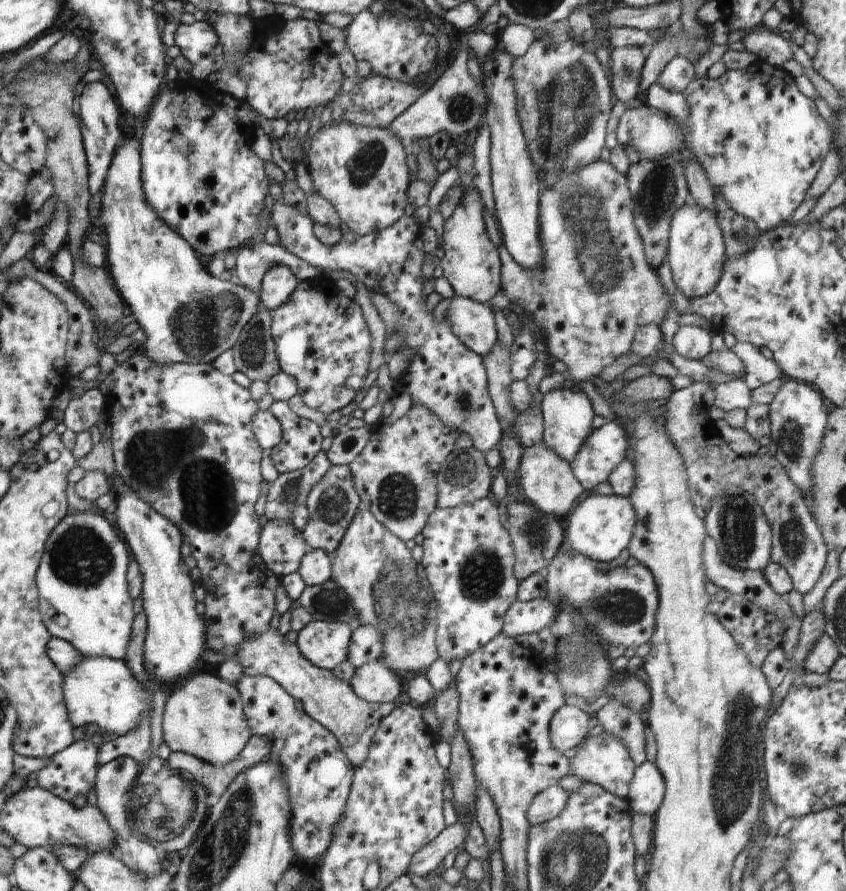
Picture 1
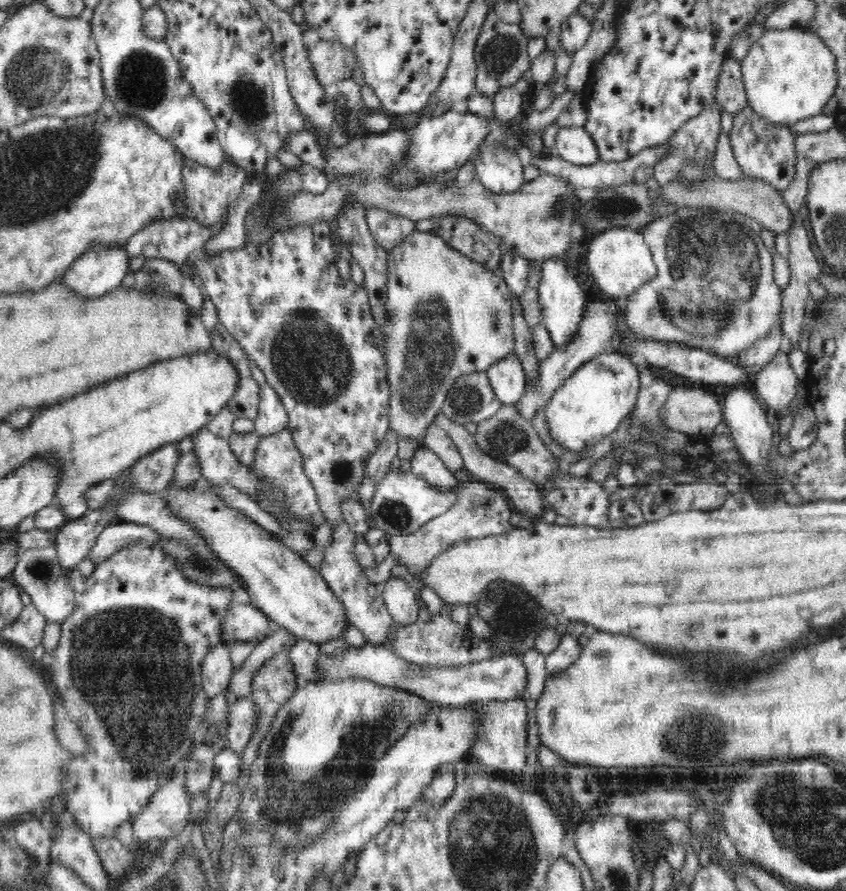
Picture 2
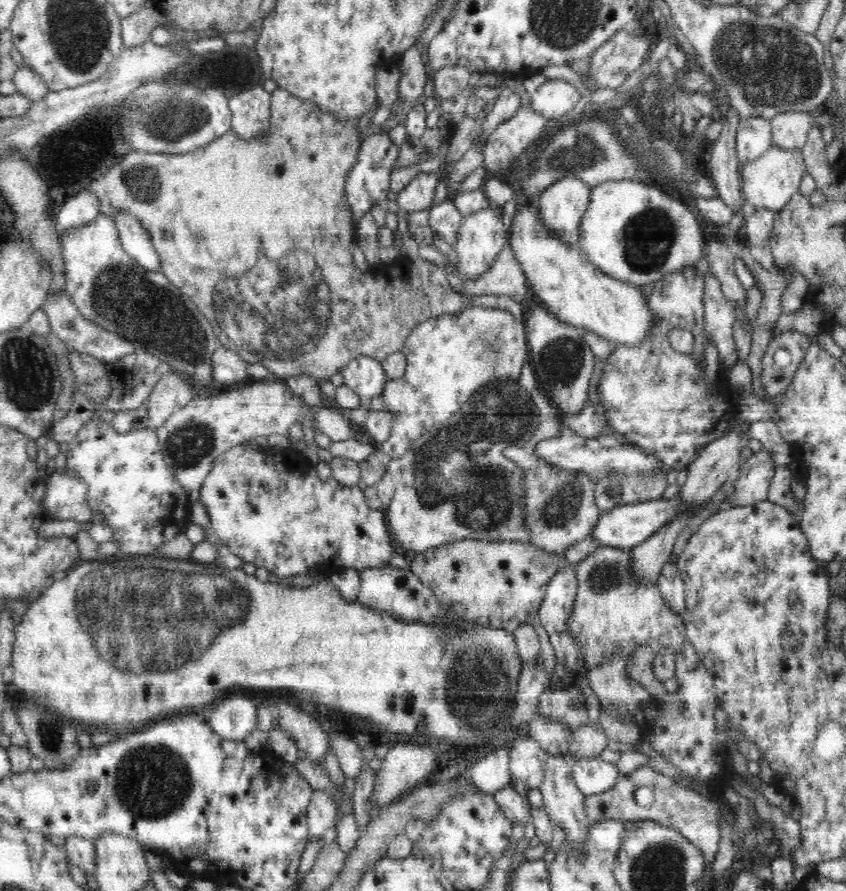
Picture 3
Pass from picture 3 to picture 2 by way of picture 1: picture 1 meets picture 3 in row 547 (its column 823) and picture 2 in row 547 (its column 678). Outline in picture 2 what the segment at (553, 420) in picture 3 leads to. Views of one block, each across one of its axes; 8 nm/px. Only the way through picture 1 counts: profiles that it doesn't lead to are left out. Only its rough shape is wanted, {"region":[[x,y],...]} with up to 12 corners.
{"region":[[460,487],[448,512],[414,534],[389,537],[389,552],[414,577],[450,546],[508,534],[506,491]]}

